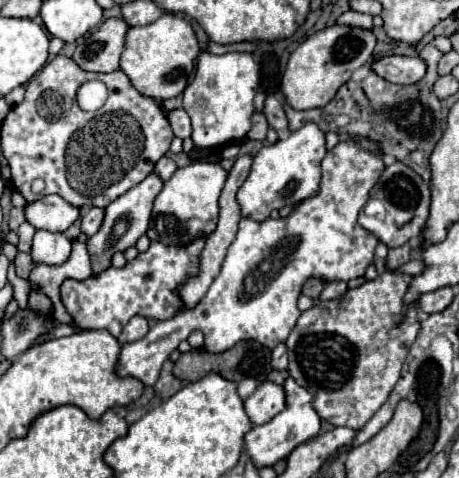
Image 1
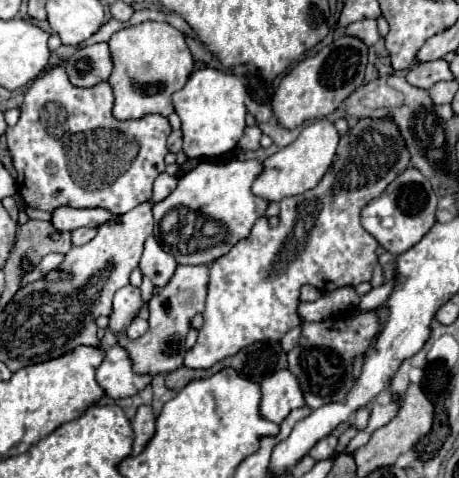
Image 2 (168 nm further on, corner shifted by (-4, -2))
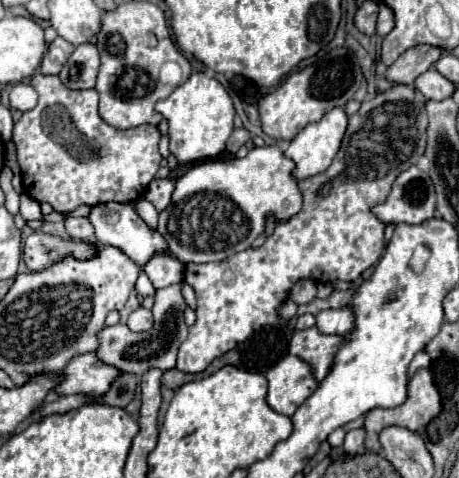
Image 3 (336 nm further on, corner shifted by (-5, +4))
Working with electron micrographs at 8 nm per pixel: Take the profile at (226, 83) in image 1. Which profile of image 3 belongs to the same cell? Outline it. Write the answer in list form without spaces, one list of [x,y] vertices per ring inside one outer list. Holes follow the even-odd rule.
[[[192,73],[186,83],[178,85],[166,99],[156,103],[156,111],[168,119],[170,151],[180,163],[218,157],[226,149],[236,117],[232,97],[210,73]]]

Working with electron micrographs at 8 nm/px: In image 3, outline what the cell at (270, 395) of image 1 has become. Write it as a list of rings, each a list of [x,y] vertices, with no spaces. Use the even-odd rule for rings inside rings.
[[[284,357],[276,367],[266,373],[268,379],[268,405],[292,417],[296,409],[316,391],[316,381],[310,367],[298,357]]]

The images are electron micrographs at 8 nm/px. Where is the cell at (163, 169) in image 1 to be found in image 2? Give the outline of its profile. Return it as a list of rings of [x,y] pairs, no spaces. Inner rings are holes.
[[[161,173],[155,183],[153,183],[153,197],[151,197],[151,203],[159,203],[161,199],[165,199],[173,189],[177,187],[177,179],[167,175],[167,173]]]

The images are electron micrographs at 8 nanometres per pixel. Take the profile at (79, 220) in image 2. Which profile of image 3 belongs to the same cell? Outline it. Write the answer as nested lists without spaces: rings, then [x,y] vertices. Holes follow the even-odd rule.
[[[110,201],[110,203],[94,205],[90,209],[88,219],[90,219],[92,227],[96,229],[96,239],[98,241],[122,249],[138,265],[144,265],[152,257],[152,253],[156,253],[160,249],[166,249],[166,241],[162,241],[162,235],[158,231],[150,231],[146,227],[146,223],[140,219],[140,215],[130,207],[130,203],[114,203],[114,201]]]

